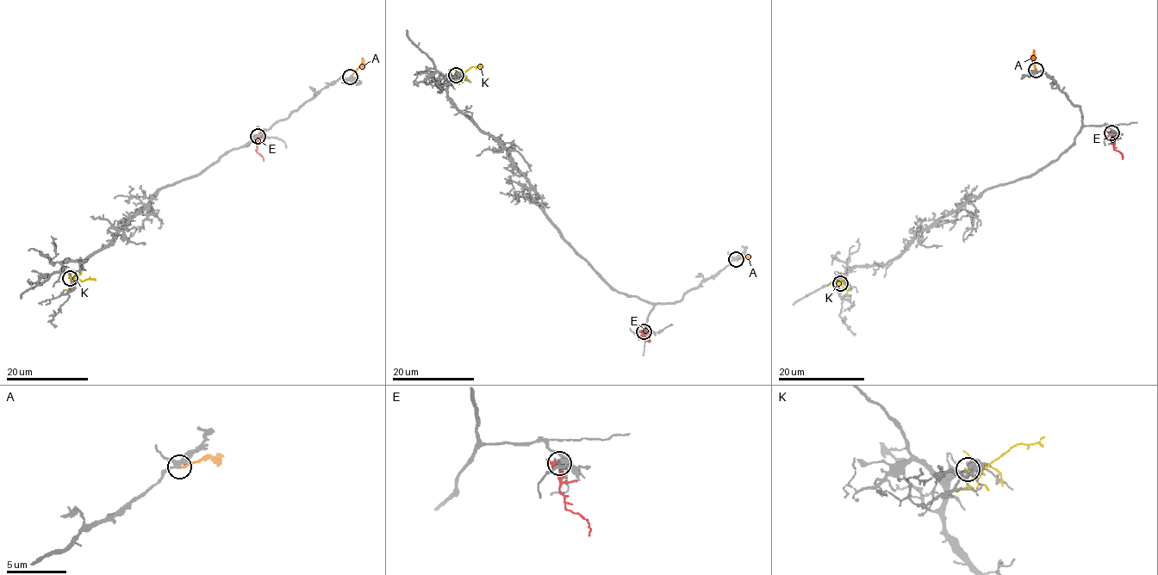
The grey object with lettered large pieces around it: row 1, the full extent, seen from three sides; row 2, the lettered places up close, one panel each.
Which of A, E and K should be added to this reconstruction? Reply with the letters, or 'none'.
A

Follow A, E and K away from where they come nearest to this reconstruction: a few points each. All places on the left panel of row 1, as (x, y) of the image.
A: (350, 77), (360, 65), (362, 57)
E: (258, 136), (257, 151), (264, 160)
K: (69, 278), (96, 280)

